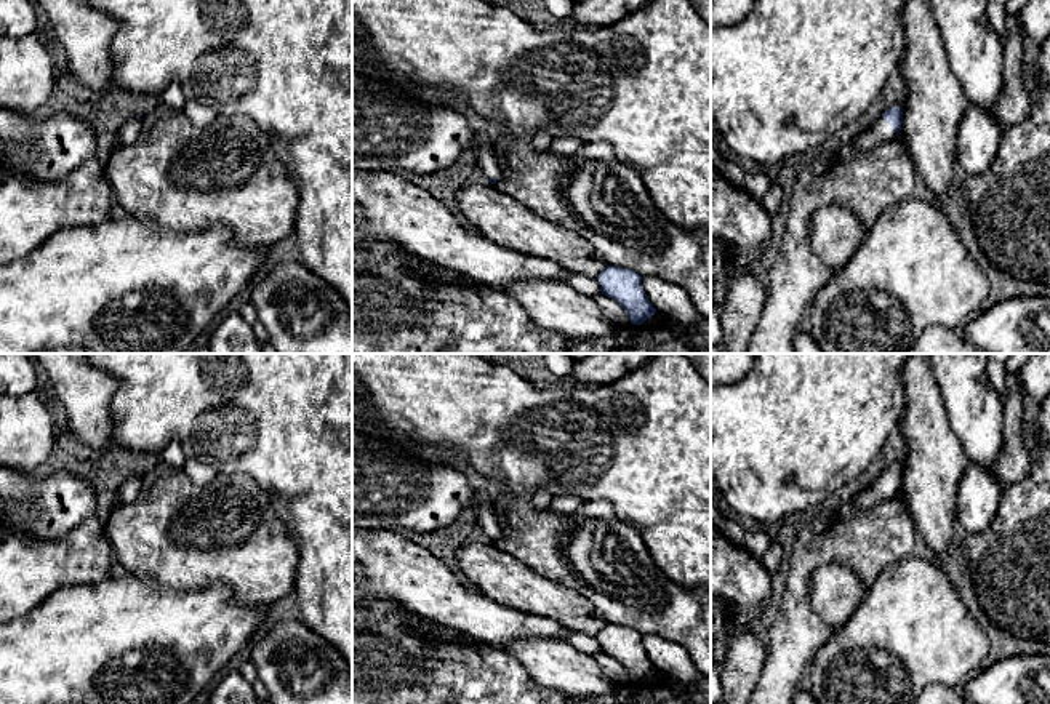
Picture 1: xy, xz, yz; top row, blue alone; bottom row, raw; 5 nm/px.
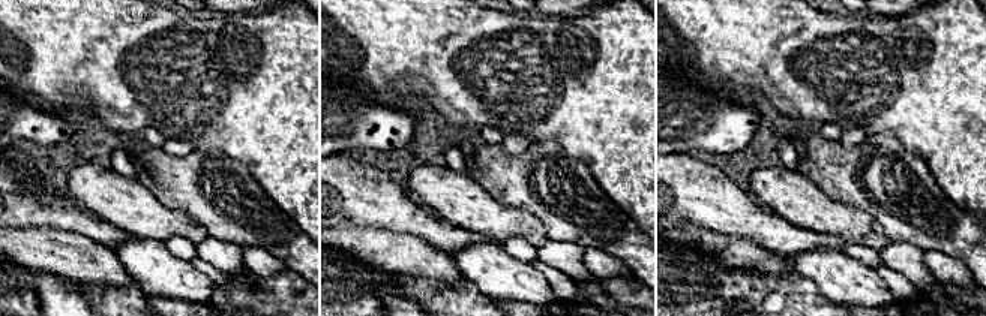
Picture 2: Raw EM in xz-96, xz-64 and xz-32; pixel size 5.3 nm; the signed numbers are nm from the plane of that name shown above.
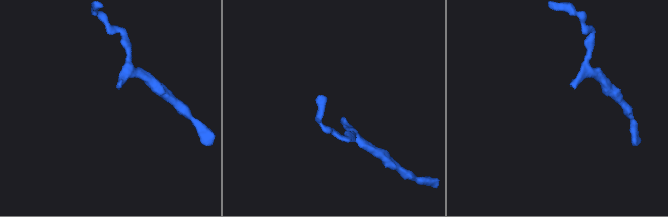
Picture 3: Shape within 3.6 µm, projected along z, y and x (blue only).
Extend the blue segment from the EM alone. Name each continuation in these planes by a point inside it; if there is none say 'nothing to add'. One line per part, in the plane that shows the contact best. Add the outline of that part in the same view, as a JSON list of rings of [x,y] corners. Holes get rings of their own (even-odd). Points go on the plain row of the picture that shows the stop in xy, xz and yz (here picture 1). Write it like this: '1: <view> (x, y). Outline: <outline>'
1: yz (868, 495). Outline: [[[879,477],[876,482],[861,485],[858,493],[853,496],[853,502],[858,509],[869,509],[874,504],[890,499],[896,494],[885,477]]]

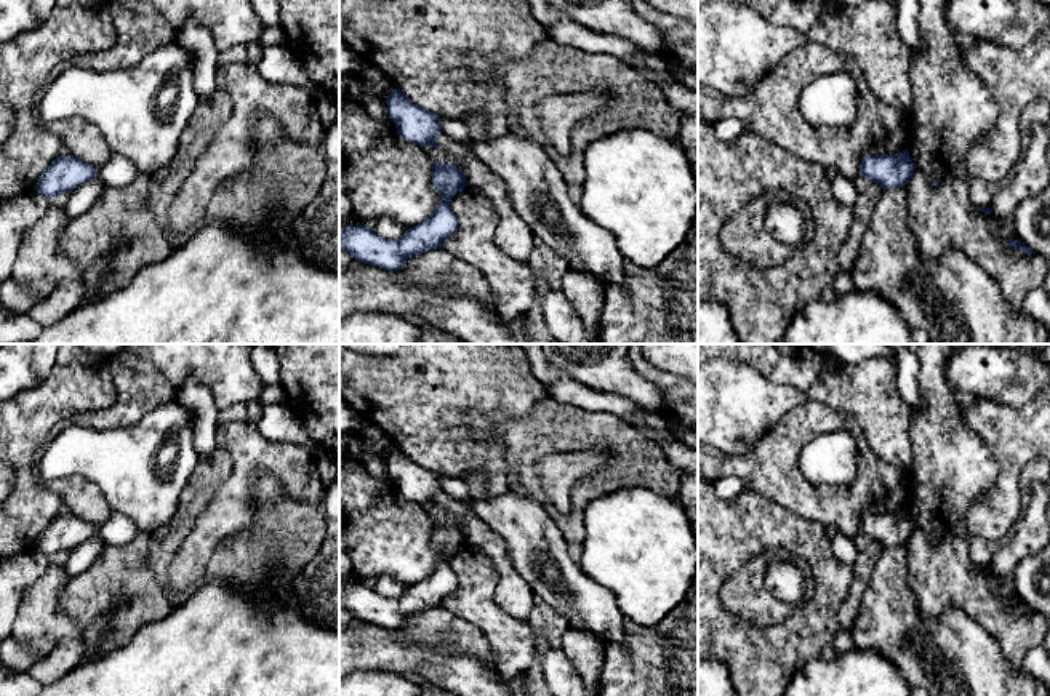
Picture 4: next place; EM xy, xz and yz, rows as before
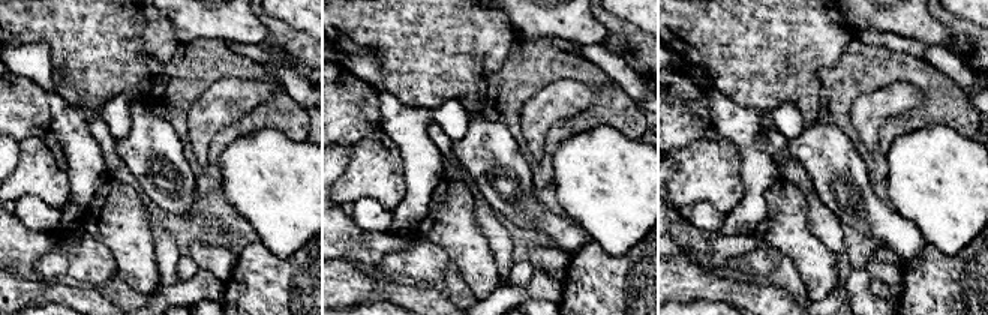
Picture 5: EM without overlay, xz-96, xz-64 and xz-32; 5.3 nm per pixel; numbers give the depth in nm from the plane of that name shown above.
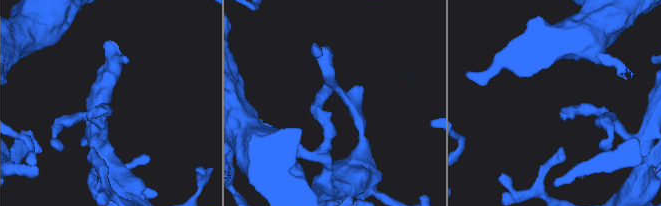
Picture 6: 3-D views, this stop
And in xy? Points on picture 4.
1: xy (117, 530). Outline: [[[112,512],[110,518],[96,530],[96,538],[109,546],[123,546],[136,531],[134,523],[128,517]]]

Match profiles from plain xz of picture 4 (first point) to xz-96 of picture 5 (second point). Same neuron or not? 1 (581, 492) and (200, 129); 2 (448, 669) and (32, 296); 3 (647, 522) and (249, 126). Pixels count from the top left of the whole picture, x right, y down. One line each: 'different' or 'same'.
1: different
2: same
3: different

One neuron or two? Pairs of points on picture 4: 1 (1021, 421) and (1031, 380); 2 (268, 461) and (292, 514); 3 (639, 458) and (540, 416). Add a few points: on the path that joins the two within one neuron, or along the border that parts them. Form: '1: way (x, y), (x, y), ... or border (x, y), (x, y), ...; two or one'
1: border (1033, 397), (1018, 407), (1007, 407), (989, 400); two
2: border (253, 480), (271, 472), (288, 495), (304, 501); two
3: way (615, 436), (596, 423), (564, 420); one

